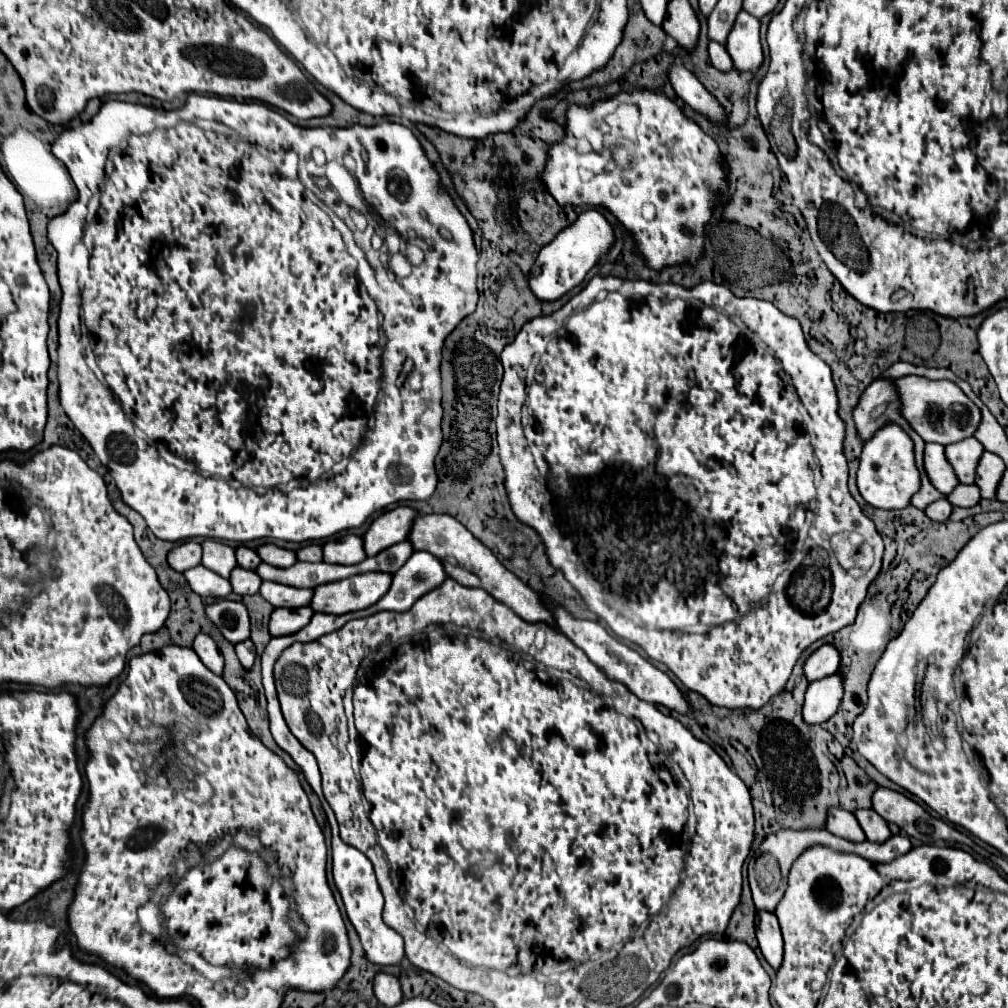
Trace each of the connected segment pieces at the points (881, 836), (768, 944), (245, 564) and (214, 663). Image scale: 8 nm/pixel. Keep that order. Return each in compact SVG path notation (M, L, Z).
M855 810L853 814L855 814L857 822L861 824L867 840L885 842L891 836L891 832L887 828L887 822L875 810Z
M757 912L757 940L765 960L777 970L783 960L783 938L777 916L773 912Z
M239 546L235 550L235 558L237 558L237 564L241 568L245 568L245 570L255 570L259 566L259 562L261 562L257 552L251 550L251 548L245 548L245 546Z
M199 634L195 636L195 642L193 642L193 650L197 652L197 656L201 658L201 662L215 674L223 674L223 656L217 648L217 644L213 642L211 636L207 634Z

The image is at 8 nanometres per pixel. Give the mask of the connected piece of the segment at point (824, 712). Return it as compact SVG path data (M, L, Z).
M839 674L811 682L805 692L803 720L811 726L825 724L837 712L841 696L843 696L843 680L839 678Z

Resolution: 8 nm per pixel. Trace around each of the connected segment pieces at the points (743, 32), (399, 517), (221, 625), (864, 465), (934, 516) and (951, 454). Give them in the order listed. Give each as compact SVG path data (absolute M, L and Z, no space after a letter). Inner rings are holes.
M741 10L729 32L725 44L735 70L757 70L763 62L763 48L759 40L759 20Z
M397 506L393 510L383 512L381 516L377 516L363 536L365 554L375 556L377 552L381 552L393 544L407 540L407 534L411 530L415 516L417 516L417 512L407 506Z
M217 600L205 606L207 618L219 628L219 632L231 642L243 642L249 638L249 616L243 602Z
M897 424L879 428L875 436L865 442L859 458L857 488L861 496L875 508L897 510L909 506L911 496L919 490L919 470L913 462L913 442Z
M939 498L935 502L931 502L923 512L931 518L931 520L937 520L937 522L945 522L951 514L953 506L947 502L947 498Z
M967 438L967 440L959 440L959 444L947 444L945 454L957 480L961 484L973 484L975 468L983 454L983 446L975 438Z

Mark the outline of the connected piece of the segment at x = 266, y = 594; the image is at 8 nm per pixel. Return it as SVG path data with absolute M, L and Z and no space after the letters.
M263 582L259 594L275 608L301 608L301 606L309 606L313 590L283 586L277 582Z

